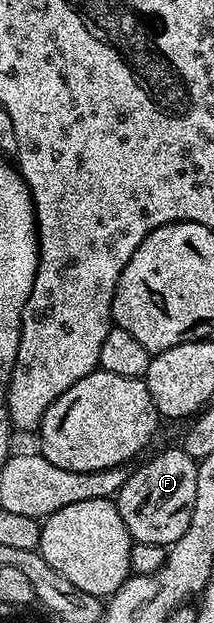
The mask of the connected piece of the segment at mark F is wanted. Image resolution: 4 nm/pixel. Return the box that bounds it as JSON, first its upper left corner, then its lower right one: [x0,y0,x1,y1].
[116,445,197,547]

